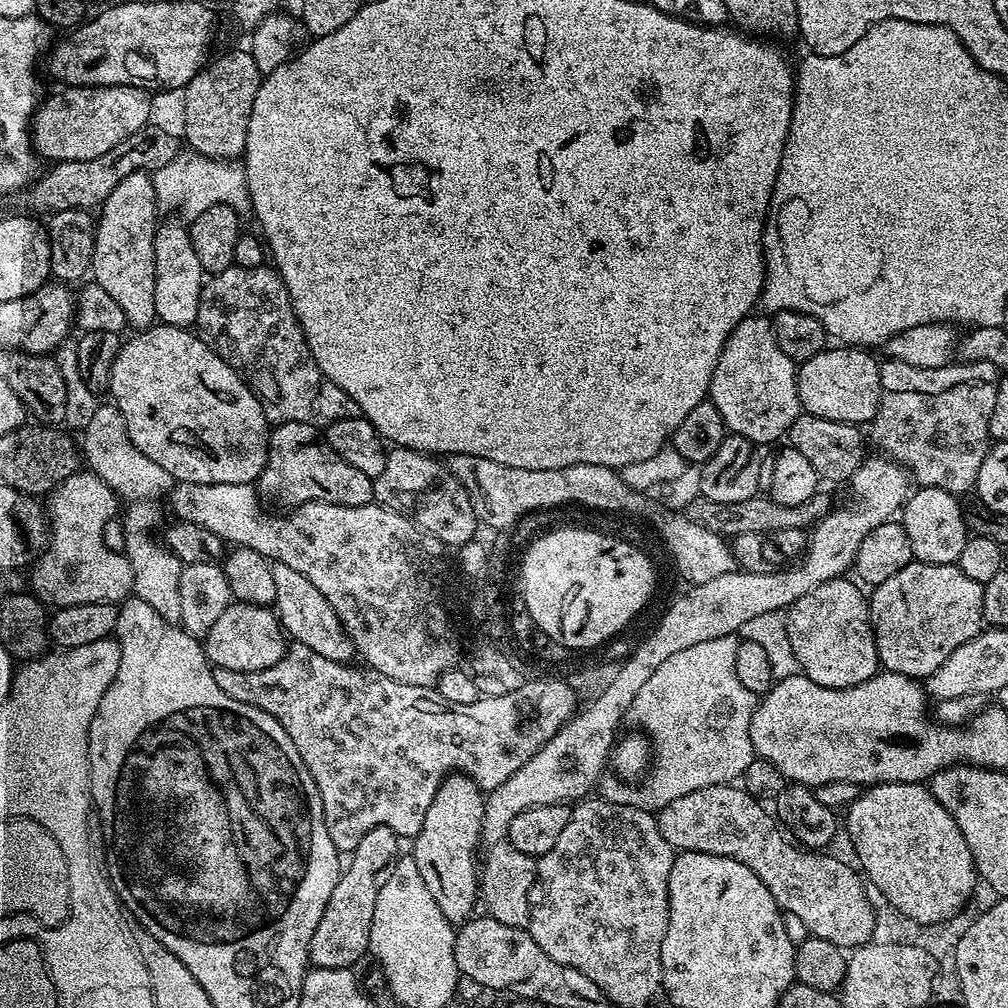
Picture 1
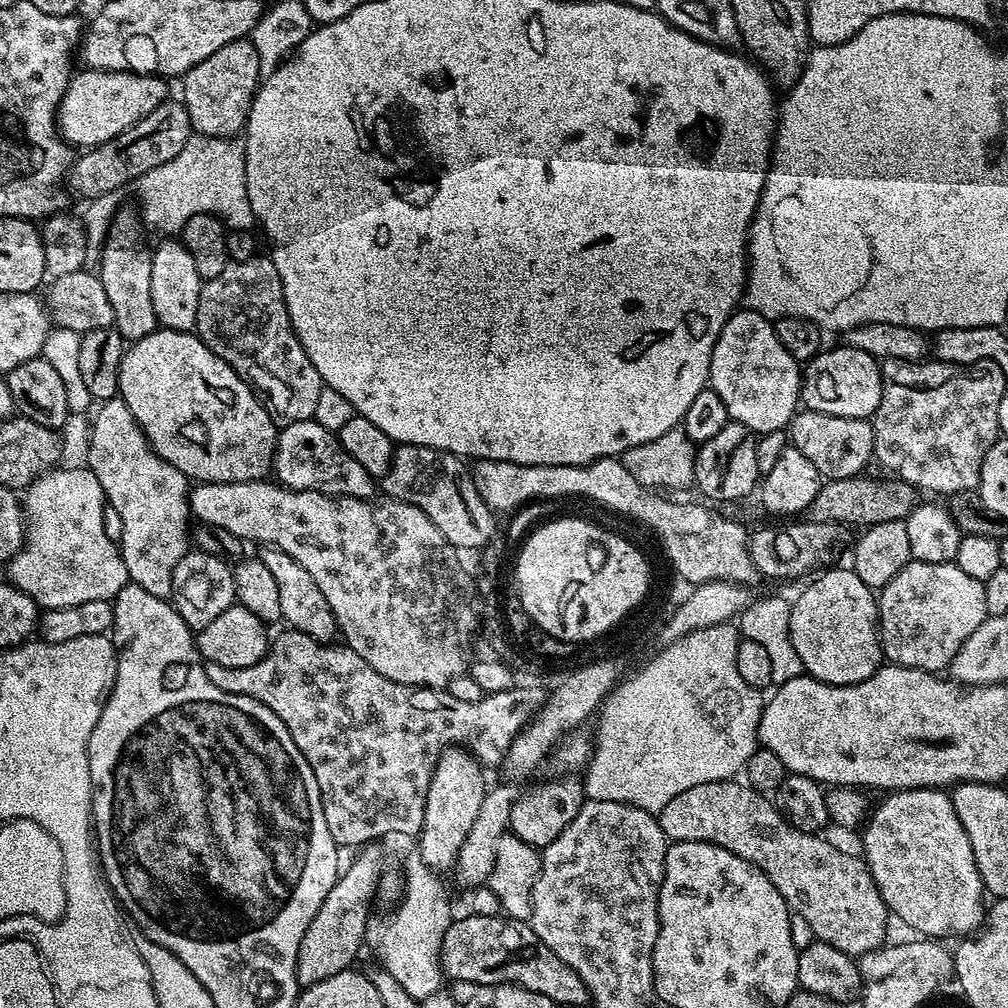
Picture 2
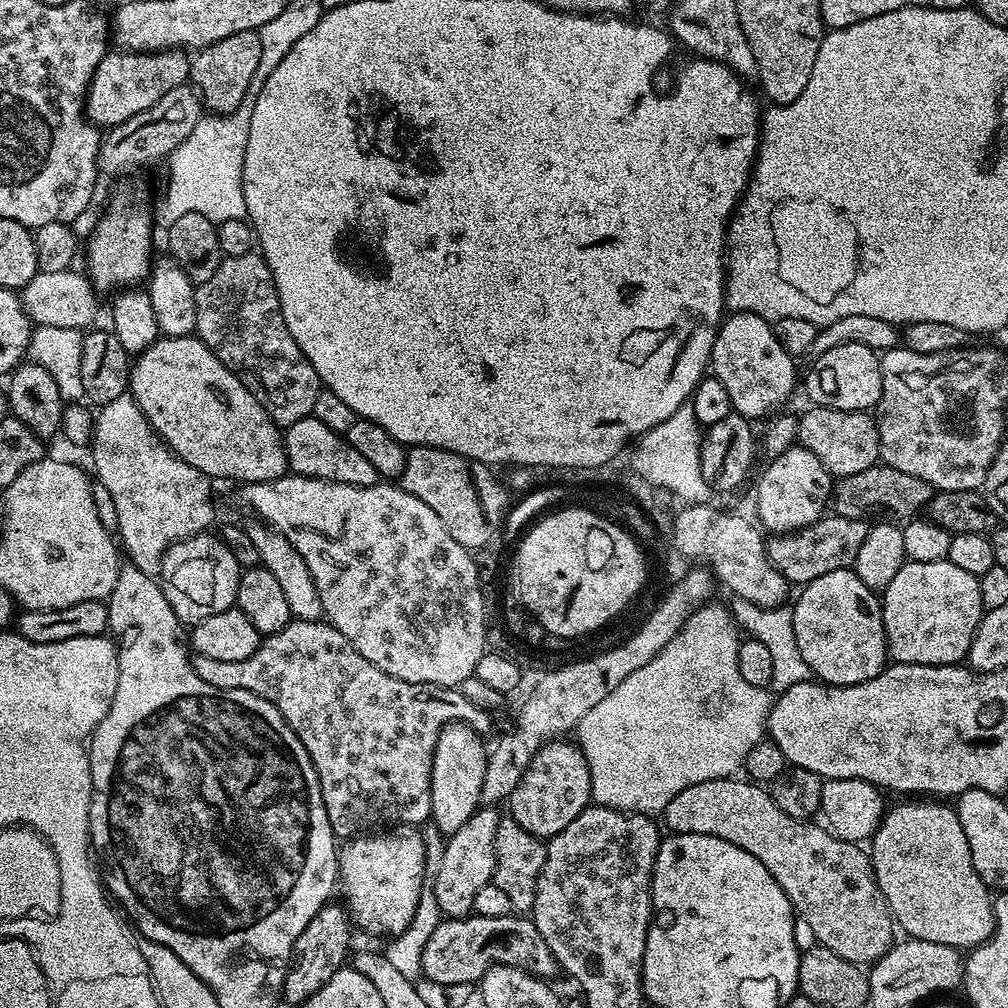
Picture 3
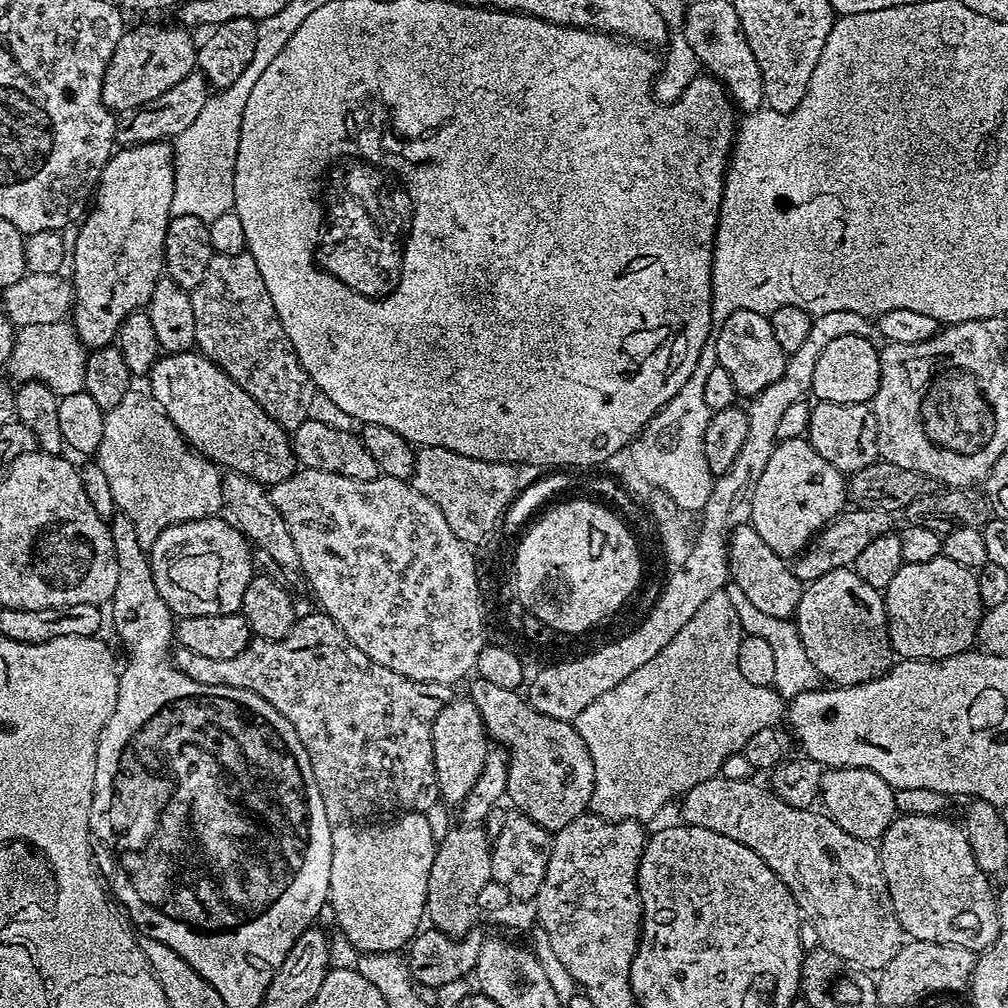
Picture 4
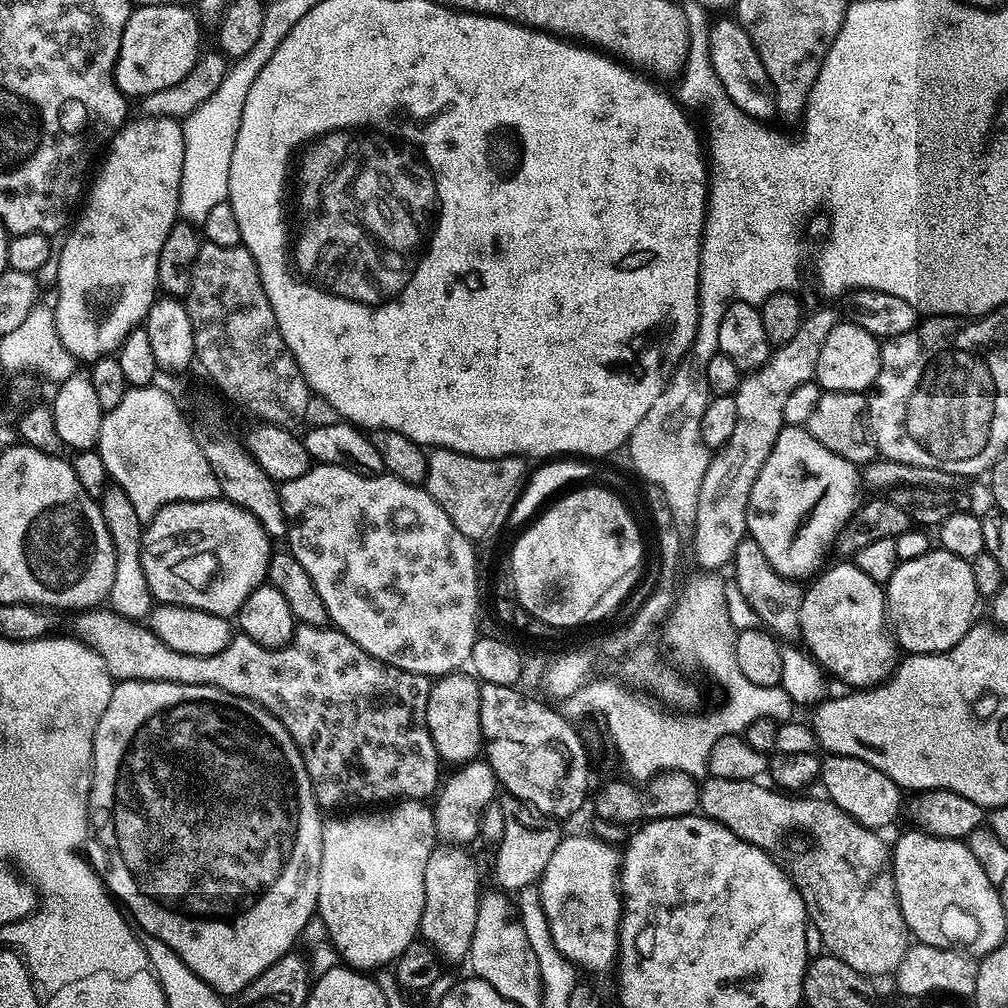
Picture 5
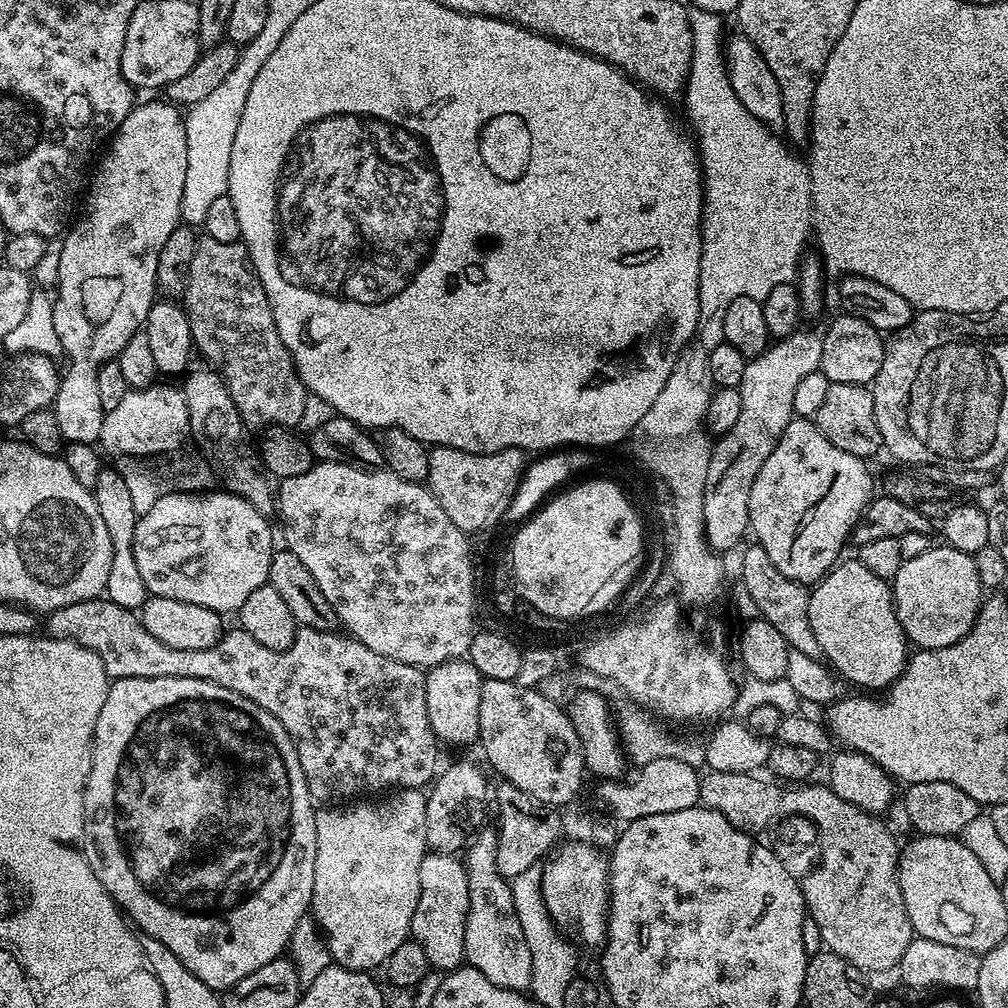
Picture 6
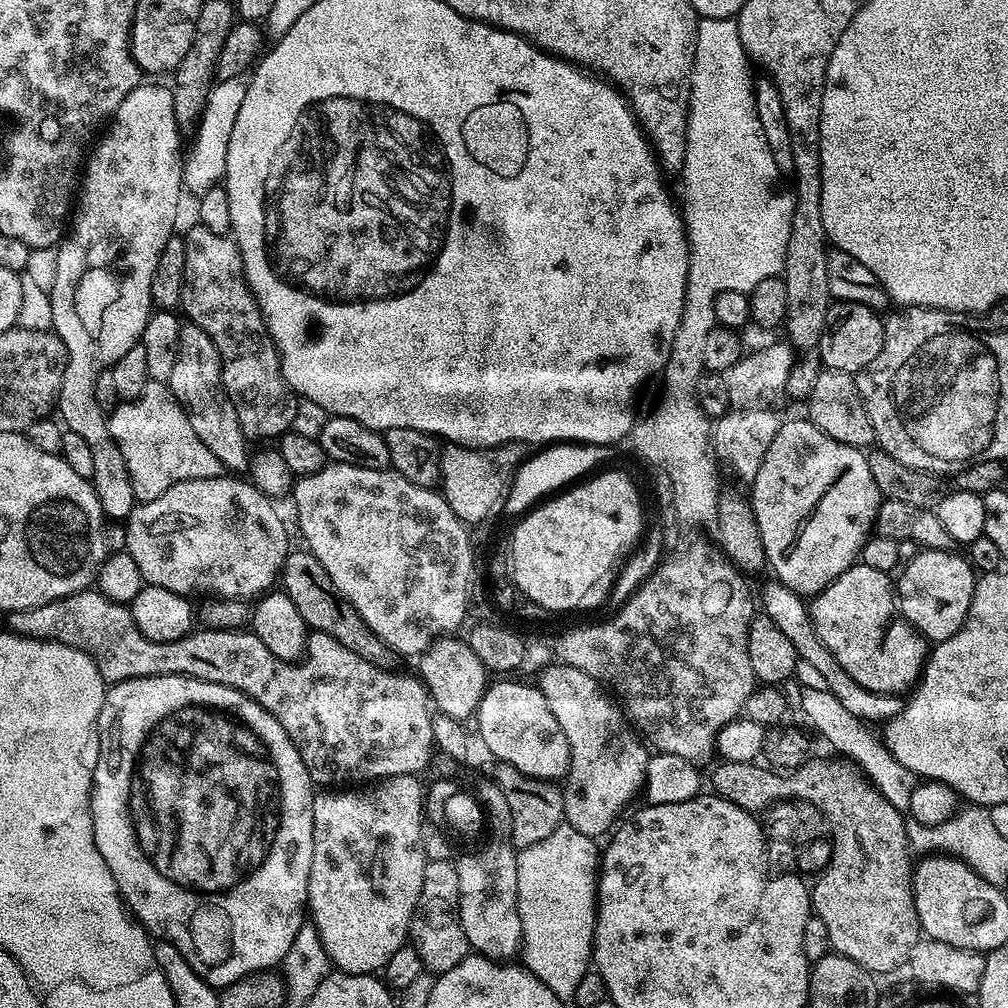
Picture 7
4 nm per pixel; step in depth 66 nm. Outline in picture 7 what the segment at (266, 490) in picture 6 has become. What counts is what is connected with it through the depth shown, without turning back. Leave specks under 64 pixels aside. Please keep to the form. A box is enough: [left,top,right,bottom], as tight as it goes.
[166,322,250,473]

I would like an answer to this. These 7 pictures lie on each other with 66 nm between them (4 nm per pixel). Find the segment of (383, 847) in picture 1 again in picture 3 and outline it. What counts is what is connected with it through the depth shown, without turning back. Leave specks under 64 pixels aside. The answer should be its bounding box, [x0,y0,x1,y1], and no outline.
[282,902,354,1006]

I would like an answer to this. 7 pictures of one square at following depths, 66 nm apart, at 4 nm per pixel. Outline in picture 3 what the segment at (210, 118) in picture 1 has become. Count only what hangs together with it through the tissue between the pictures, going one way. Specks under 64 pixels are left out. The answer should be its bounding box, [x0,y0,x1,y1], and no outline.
[189,31,262,115]

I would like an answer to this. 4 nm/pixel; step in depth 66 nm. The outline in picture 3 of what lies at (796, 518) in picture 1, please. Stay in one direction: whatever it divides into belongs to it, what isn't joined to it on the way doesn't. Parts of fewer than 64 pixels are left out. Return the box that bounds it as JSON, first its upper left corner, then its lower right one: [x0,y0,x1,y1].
[830,464,936,519]

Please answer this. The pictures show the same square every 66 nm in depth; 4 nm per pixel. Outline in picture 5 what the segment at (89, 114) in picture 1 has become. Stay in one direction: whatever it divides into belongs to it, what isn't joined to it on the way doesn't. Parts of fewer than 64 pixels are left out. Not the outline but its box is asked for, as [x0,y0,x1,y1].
[114,2,202,98]

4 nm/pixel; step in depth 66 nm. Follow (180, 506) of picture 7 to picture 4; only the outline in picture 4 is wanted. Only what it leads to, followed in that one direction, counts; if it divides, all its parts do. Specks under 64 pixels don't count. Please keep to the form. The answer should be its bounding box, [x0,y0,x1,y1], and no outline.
[148,515,254,617]

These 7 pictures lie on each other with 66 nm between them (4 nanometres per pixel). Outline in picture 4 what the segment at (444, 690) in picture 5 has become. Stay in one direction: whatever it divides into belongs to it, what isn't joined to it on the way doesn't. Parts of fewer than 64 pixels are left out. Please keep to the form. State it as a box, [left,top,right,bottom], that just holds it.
[432,698,490,806]

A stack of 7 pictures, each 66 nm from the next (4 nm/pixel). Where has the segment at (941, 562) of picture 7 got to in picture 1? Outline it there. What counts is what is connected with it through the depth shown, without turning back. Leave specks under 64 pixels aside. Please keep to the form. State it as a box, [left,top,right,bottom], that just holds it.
[870,562,983,678]

